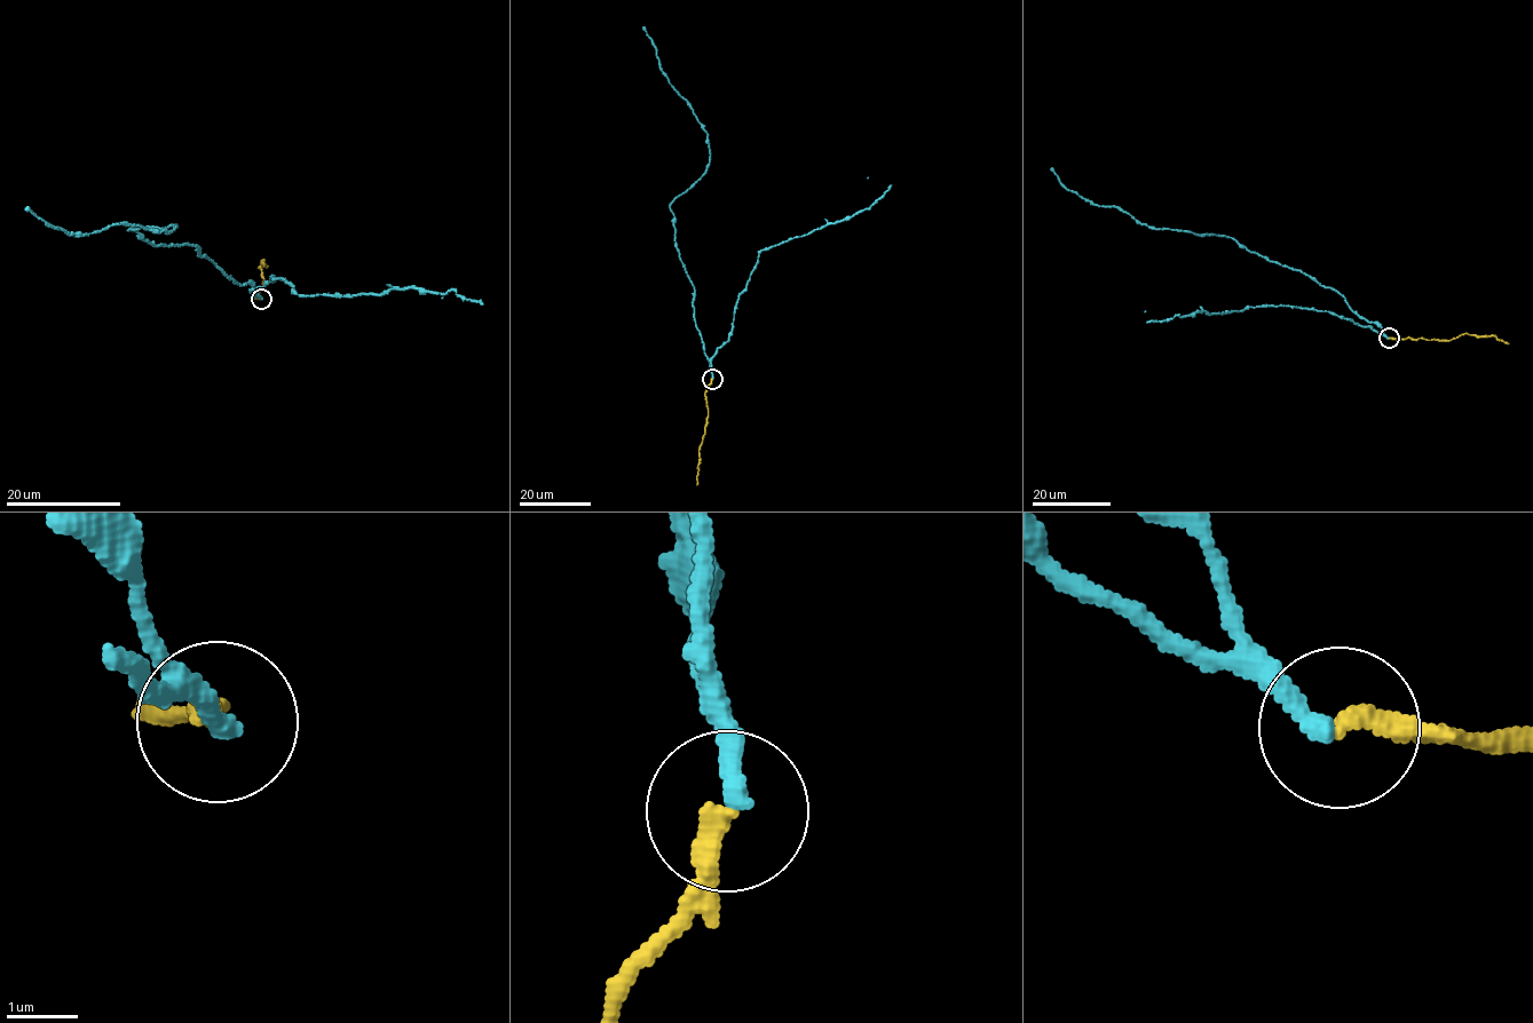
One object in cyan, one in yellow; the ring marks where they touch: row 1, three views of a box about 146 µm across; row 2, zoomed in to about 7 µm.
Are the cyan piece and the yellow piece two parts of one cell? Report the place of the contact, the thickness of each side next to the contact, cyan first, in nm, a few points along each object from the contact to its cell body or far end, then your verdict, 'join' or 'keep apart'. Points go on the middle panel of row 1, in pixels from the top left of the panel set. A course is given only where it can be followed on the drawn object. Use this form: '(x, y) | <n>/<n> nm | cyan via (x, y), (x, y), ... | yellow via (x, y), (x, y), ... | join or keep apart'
(712, 379) | 300/280 nm | cyan via (712, 378), (670, 207), (705, 172), (710, 159), (708, 135), (670, 82), (643, 26) | yellow via (712, 379), (705, 393), (708, 410), (698, 450), (697, 485) | keep apart

